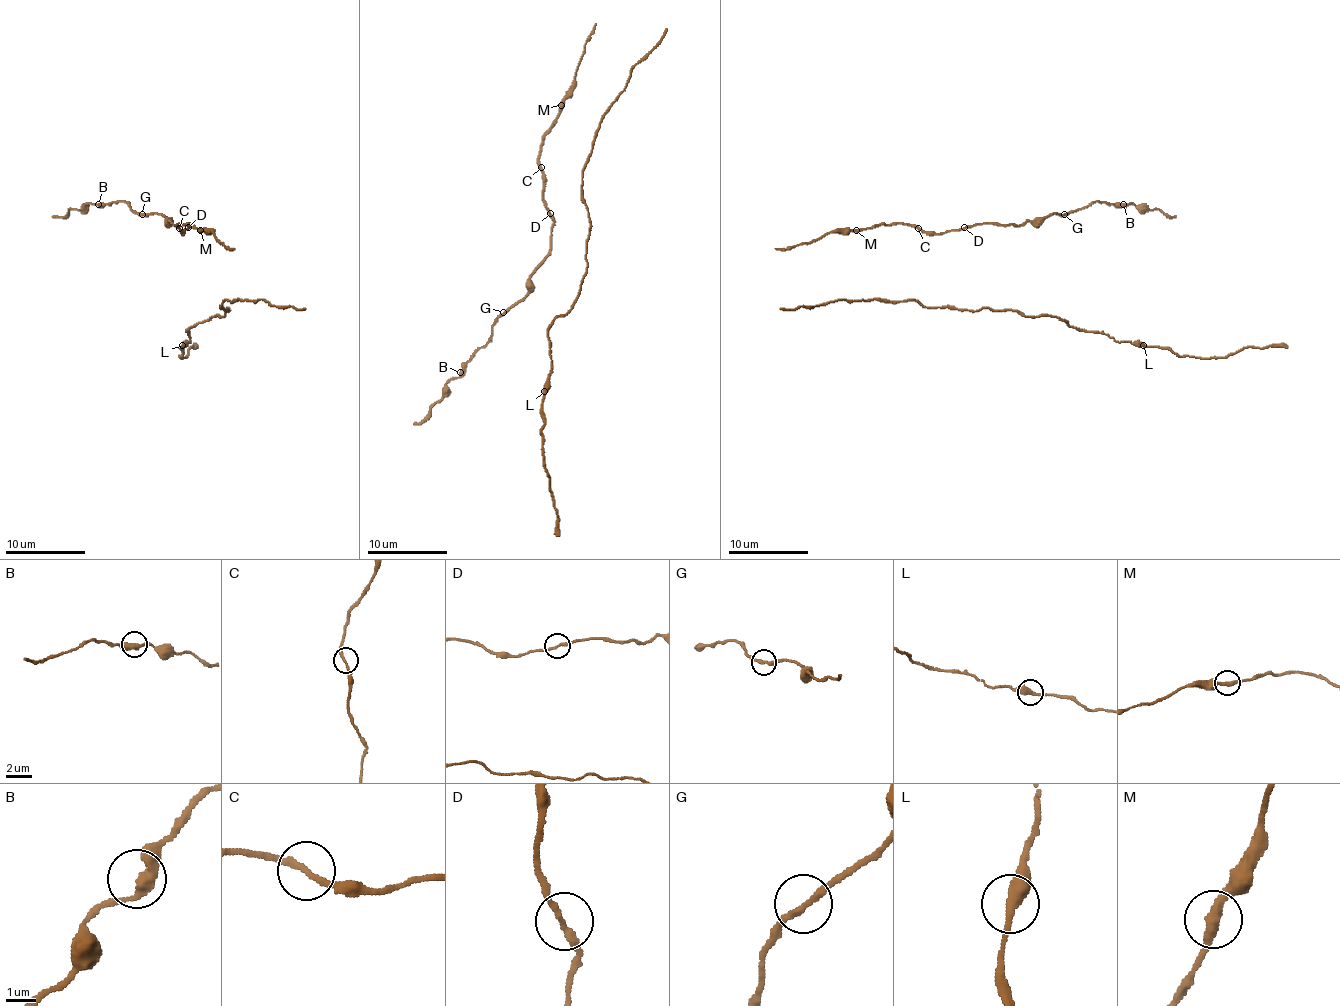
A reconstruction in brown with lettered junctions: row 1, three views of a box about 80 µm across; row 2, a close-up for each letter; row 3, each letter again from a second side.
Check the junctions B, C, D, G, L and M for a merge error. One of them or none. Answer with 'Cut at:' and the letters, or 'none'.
Cut at: none

